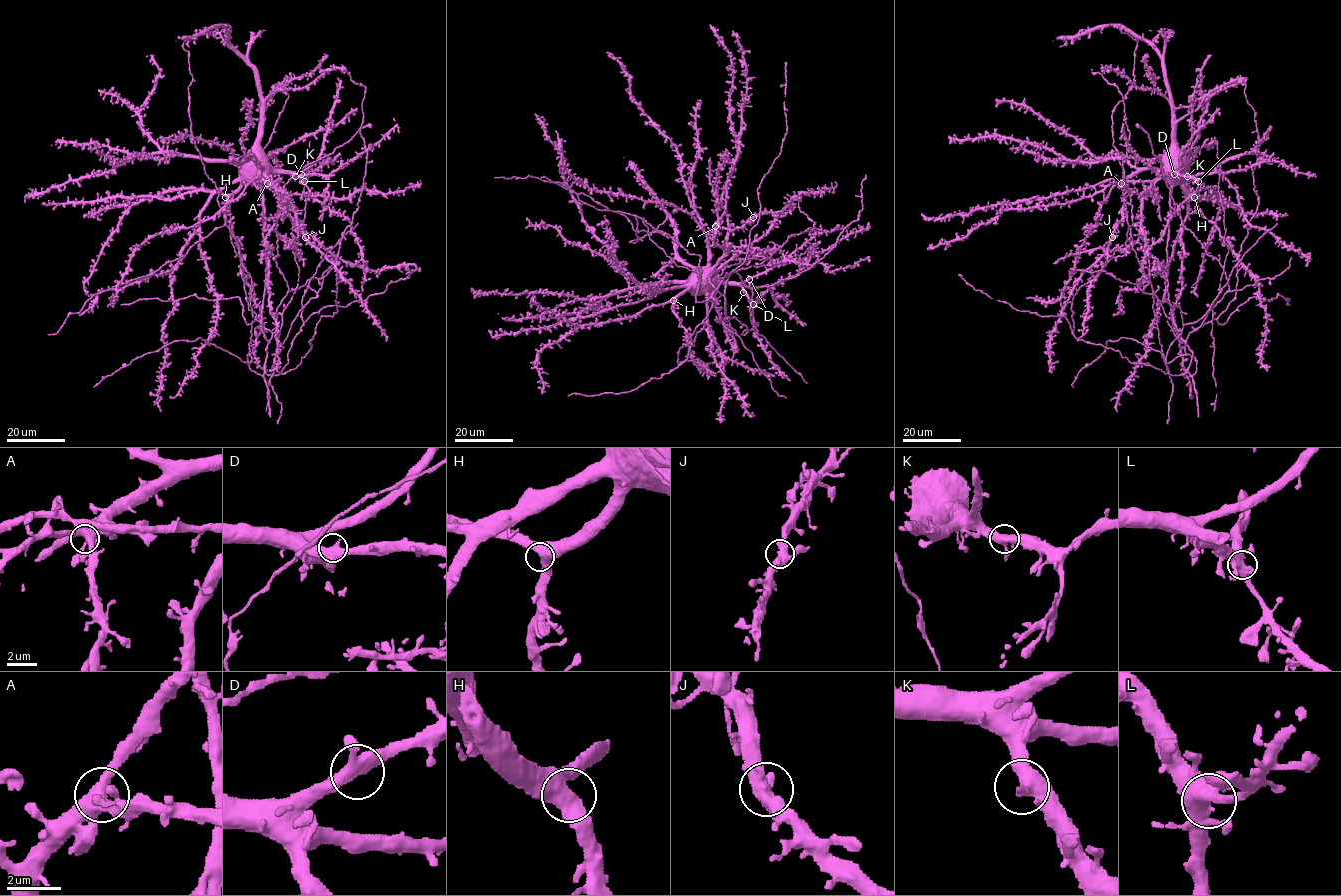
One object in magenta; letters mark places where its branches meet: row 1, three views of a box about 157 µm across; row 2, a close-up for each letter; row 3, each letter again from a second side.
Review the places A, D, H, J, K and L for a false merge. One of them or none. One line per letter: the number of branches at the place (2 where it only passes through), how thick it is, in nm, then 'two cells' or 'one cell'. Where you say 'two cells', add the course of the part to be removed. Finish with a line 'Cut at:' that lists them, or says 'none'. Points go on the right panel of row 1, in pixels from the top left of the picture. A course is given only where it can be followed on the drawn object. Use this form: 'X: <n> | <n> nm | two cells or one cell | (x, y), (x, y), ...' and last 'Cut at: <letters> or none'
A: 3 | 480 nm | one cell
D: 3 | 460 nm | one cell
H: 3 | 480 nm | one cell
J: 3 | 440 nm | one cell
K: 3 | 440 nm | one cell
L: 3 | 480 nm | one cell
Cut at: none

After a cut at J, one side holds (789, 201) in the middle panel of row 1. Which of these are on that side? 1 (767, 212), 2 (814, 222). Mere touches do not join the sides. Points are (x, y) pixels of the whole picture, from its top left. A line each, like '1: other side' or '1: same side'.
1: same side
2: other side

